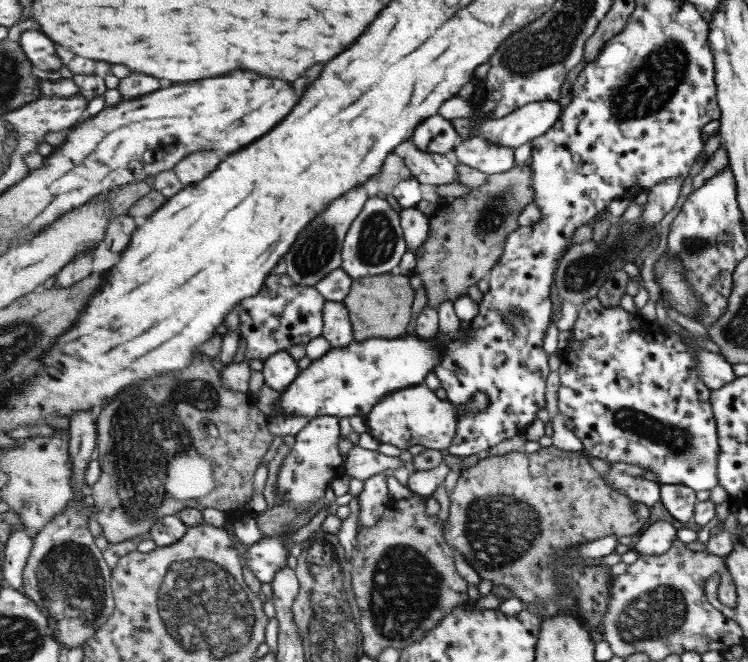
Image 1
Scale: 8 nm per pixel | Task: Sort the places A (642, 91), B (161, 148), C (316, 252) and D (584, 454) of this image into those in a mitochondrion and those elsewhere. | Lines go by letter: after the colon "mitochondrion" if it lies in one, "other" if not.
A: mitochondrion
B: other
C: mitochondrion
D: other

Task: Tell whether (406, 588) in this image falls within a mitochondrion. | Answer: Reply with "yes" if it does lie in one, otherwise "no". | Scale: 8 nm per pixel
yes

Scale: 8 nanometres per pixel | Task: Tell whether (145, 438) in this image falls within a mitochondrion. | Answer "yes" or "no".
yes

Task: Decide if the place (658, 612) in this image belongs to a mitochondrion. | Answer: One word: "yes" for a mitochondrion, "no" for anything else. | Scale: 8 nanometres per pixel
yes

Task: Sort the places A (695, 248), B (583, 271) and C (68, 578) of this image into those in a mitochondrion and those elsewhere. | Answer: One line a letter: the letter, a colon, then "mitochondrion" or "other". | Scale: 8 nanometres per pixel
A: mitochondrion
B: mitochondrion
C: mitochondrion

